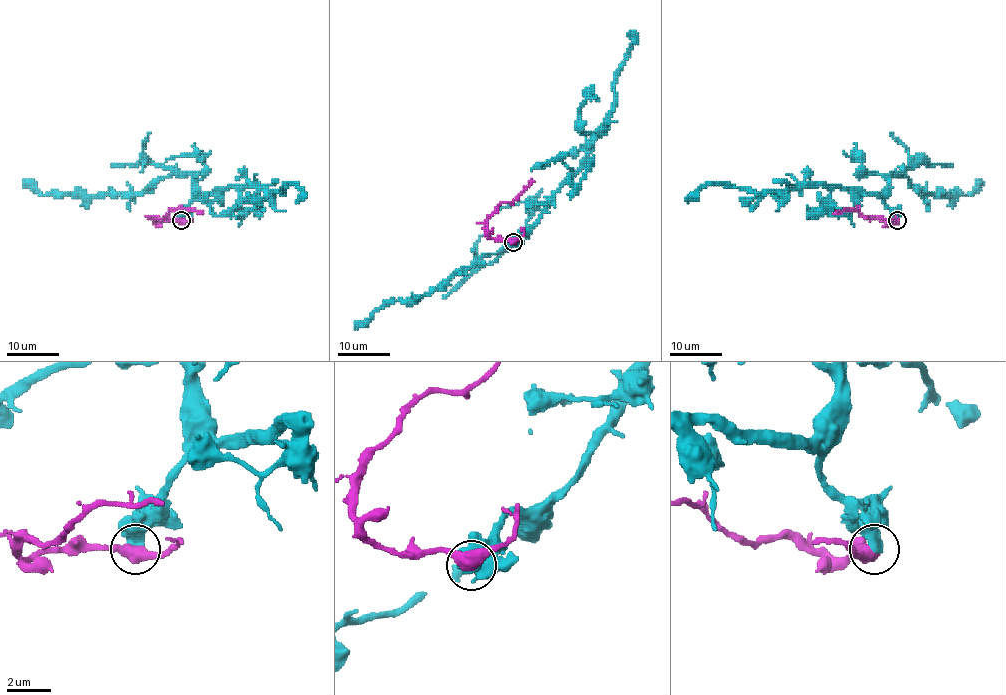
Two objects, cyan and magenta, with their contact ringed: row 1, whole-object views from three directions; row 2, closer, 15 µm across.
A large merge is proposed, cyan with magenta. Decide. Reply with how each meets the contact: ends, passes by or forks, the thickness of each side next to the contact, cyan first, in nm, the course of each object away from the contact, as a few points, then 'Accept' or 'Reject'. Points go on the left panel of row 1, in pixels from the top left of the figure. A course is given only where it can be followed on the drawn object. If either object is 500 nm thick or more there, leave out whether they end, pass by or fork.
Thickness 650 nm (cyan) against 500 nm. Course of cyan: (181, 219), (183, 210), (203, 193), (250, 185), (281, 192), (294, 184), (302, 192), (296, 204). Course of magenta: (181, 220), (154, 220), (163, 218), (170, 210), (185, 209), (200, 213). Reject

